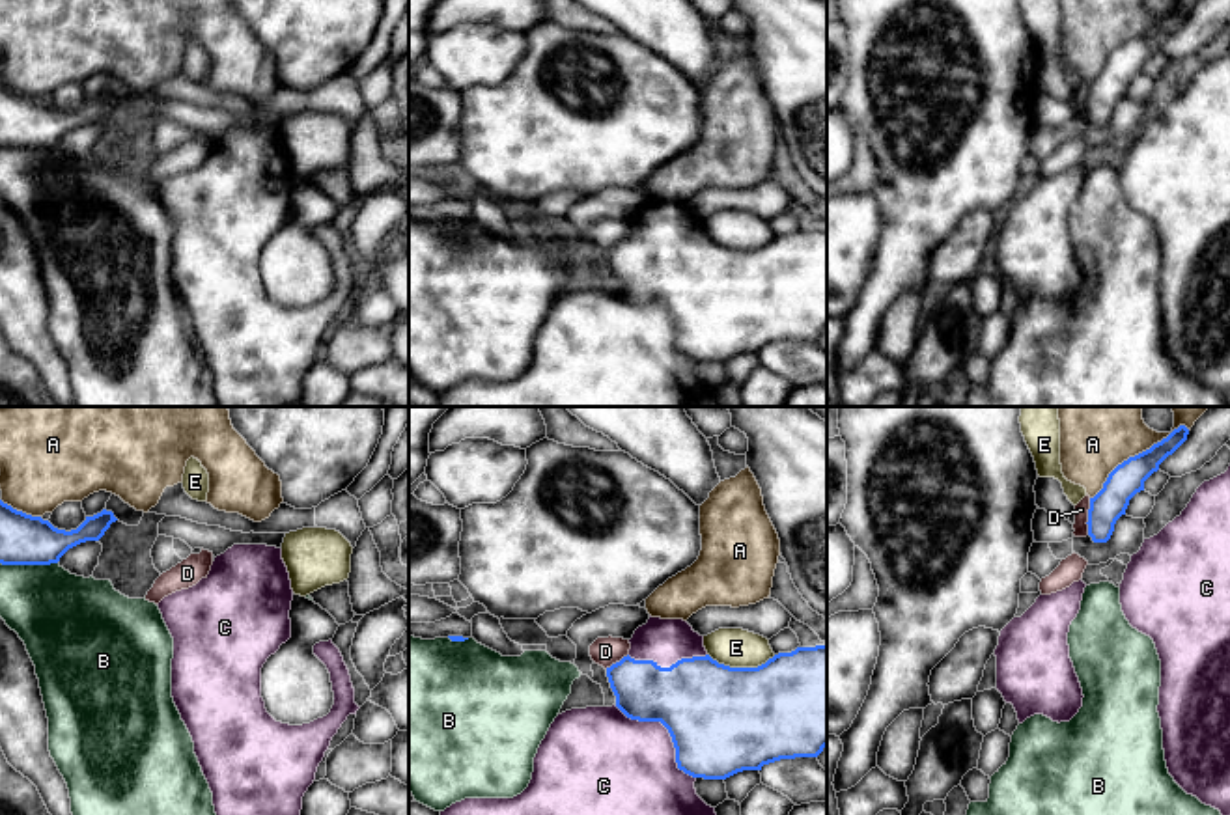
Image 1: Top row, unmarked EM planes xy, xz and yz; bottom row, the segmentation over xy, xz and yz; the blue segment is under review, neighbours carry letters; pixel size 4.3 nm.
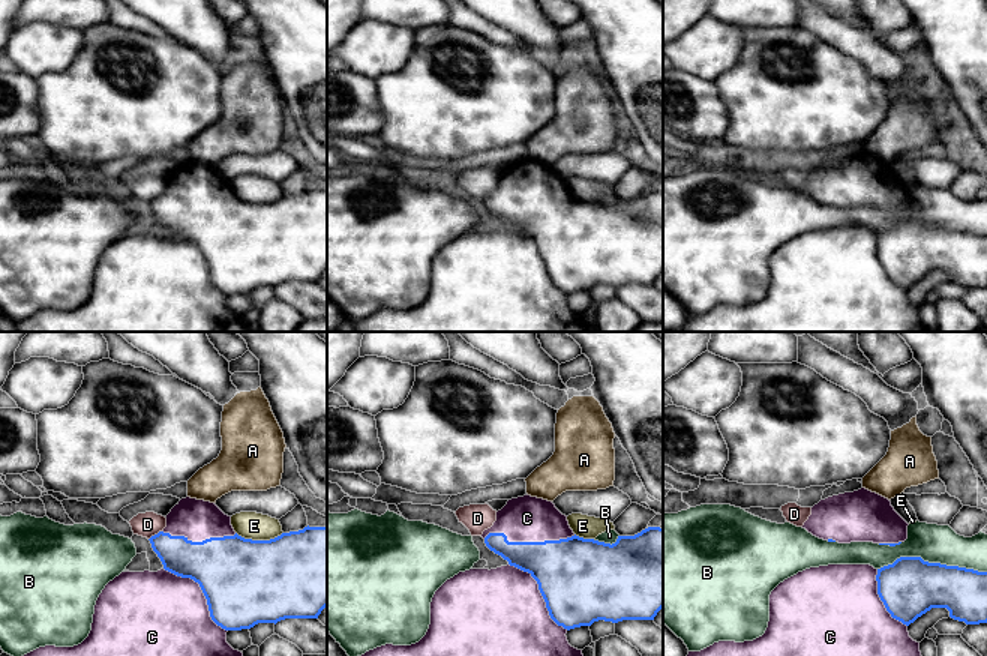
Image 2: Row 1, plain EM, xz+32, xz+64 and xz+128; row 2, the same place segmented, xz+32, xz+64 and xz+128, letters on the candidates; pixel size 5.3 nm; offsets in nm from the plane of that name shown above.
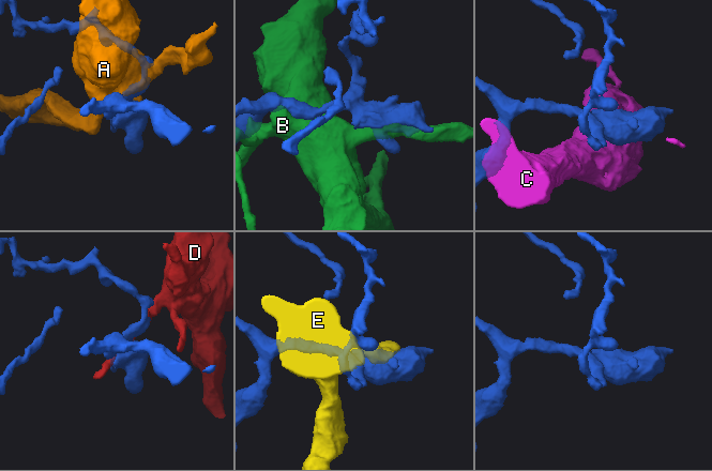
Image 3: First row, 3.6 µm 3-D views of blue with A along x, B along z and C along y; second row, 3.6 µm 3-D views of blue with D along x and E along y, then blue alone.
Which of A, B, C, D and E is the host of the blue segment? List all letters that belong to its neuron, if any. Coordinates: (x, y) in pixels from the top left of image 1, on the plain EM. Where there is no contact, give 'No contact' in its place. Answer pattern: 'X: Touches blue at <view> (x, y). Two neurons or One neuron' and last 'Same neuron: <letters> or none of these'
A: Touches blue at yz (1139, 36). Two neurons
B: Touches blue at xy (28, 146). Two neurons
C: Touches blue at xz (669, 314). One neuron
D: Touches blue at yz (1089, 99). Two neurons
E: Touches blue at xz (741, 250). Two neurons
Same neuron: C

